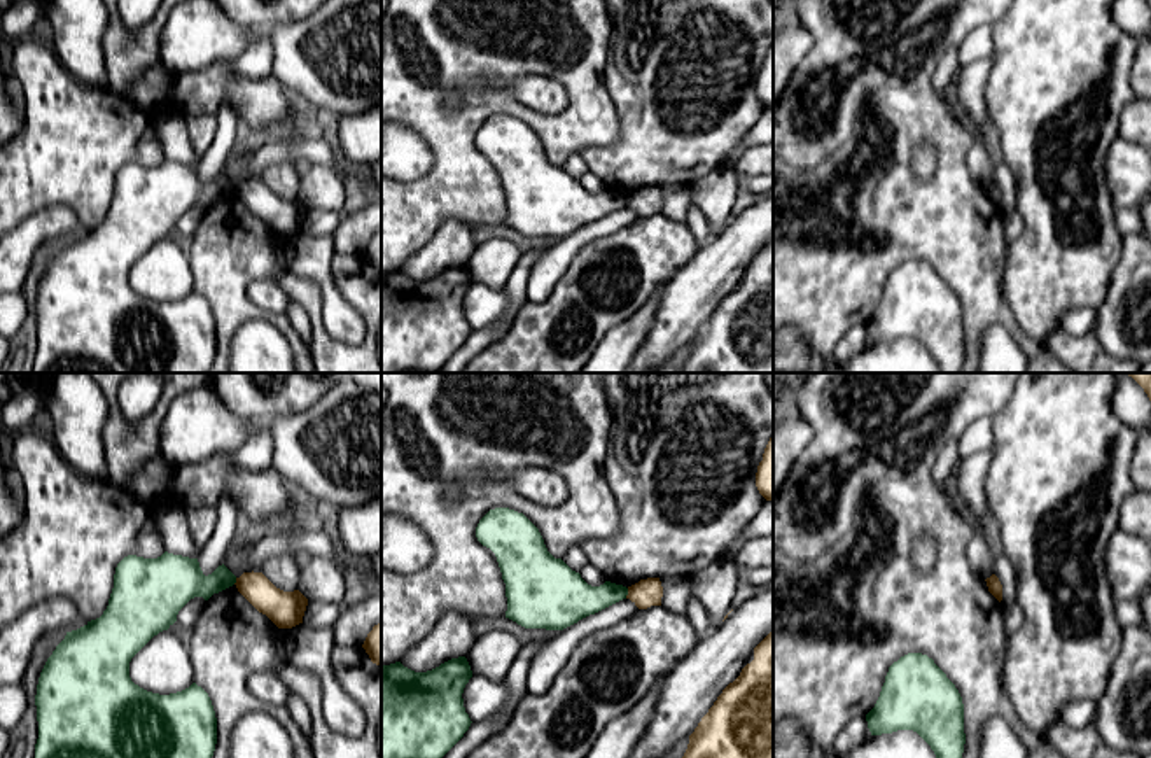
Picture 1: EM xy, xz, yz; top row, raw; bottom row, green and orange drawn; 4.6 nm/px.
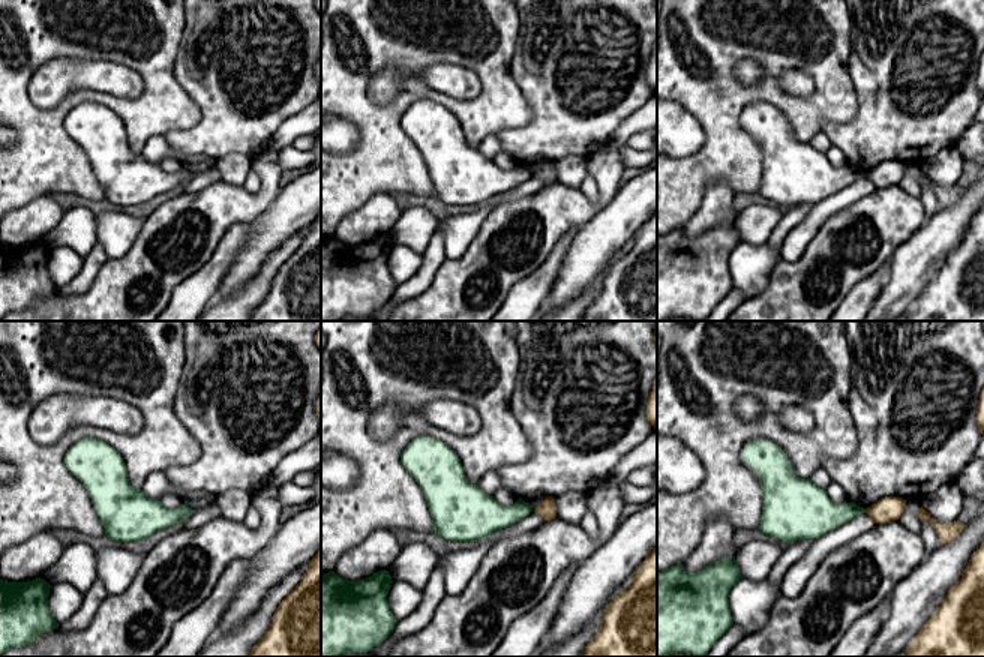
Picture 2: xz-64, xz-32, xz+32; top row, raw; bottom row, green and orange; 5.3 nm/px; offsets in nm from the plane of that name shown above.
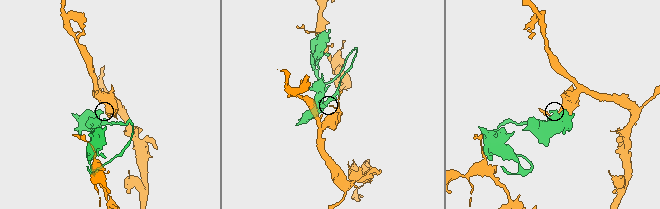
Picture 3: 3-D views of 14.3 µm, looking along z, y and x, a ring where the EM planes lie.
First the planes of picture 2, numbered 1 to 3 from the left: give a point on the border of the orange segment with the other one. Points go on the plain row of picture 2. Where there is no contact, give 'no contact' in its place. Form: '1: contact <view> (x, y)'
1: no contact
2: no contact
3: contact xz+32 (864, 174)

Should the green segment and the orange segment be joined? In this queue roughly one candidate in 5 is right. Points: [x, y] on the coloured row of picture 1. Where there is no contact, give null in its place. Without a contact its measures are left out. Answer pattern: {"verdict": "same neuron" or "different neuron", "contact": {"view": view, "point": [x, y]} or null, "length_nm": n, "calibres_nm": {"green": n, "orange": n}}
{"verdict": "different neuron", "contact": {"view": "xz", "point": [627, 594]}, "length_nm": 50, "calibres_nm": {"green": 200, "orange": 130}}

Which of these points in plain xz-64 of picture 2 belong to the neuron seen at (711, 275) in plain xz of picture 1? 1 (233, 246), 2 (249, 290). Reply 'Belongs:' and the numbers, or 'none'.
Belongs: none

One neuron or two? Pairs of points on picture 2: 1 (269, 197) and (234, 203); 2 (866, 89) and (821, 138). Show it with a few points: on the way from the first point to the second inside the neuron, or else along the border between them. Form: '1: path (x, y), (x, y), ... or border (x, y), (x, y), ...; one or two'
1: path (260, 201), (243, 203); one
2: border (822, 131), (833, 144); two

